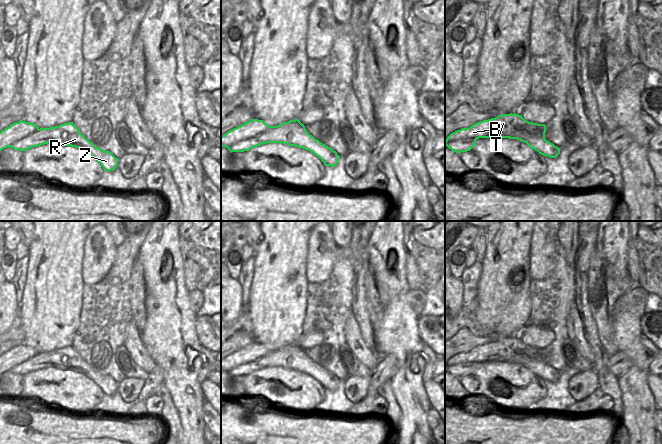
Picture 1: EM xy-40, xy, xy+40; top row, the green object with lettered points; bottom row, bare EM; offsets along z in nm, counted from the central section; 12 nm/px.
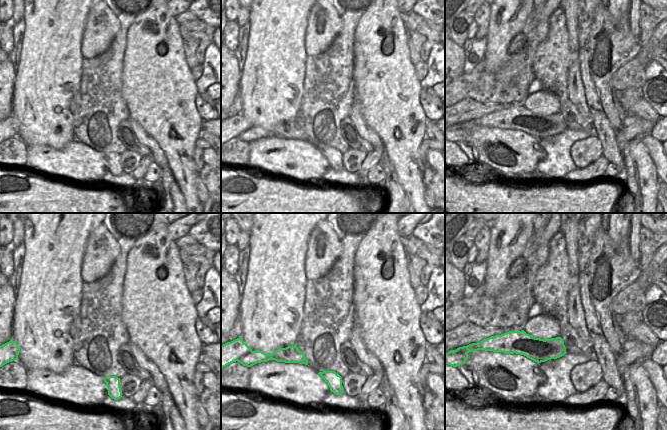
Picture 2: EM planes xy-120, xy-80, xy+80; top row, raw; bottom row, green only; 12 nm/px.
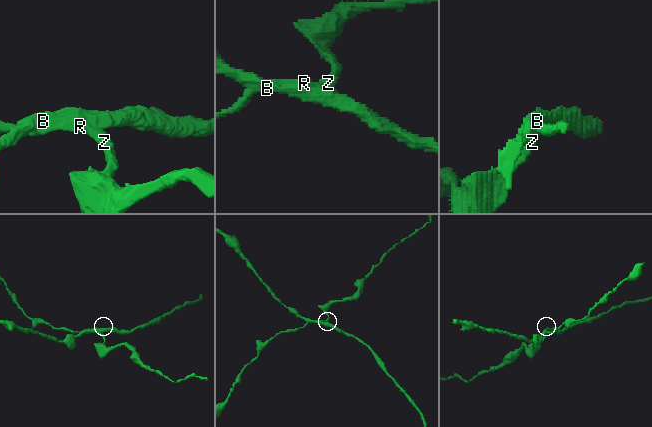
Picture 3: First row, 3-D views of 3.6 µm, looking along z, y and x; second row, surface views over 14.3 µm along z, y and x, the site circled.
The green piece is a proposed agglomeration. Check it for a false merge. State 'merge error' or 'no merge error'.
merge error

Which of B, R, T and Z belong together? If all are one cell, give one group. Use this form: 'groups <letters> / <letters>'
groups B T / R Z

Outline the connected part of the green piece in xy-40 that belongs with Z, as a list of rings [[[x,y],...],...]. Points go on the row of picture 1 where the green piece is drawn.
[[[55,127],[40,128],[35,133],[13,143],[11,148],[26,151],[32,147],[48,143],[71,146],[84,150],[96,159],[105,171],[113,171],[118,165],[118,159],[110,151],[104,151],[98,148],[80,132],[67,134],[64,130],[57,130]]]

